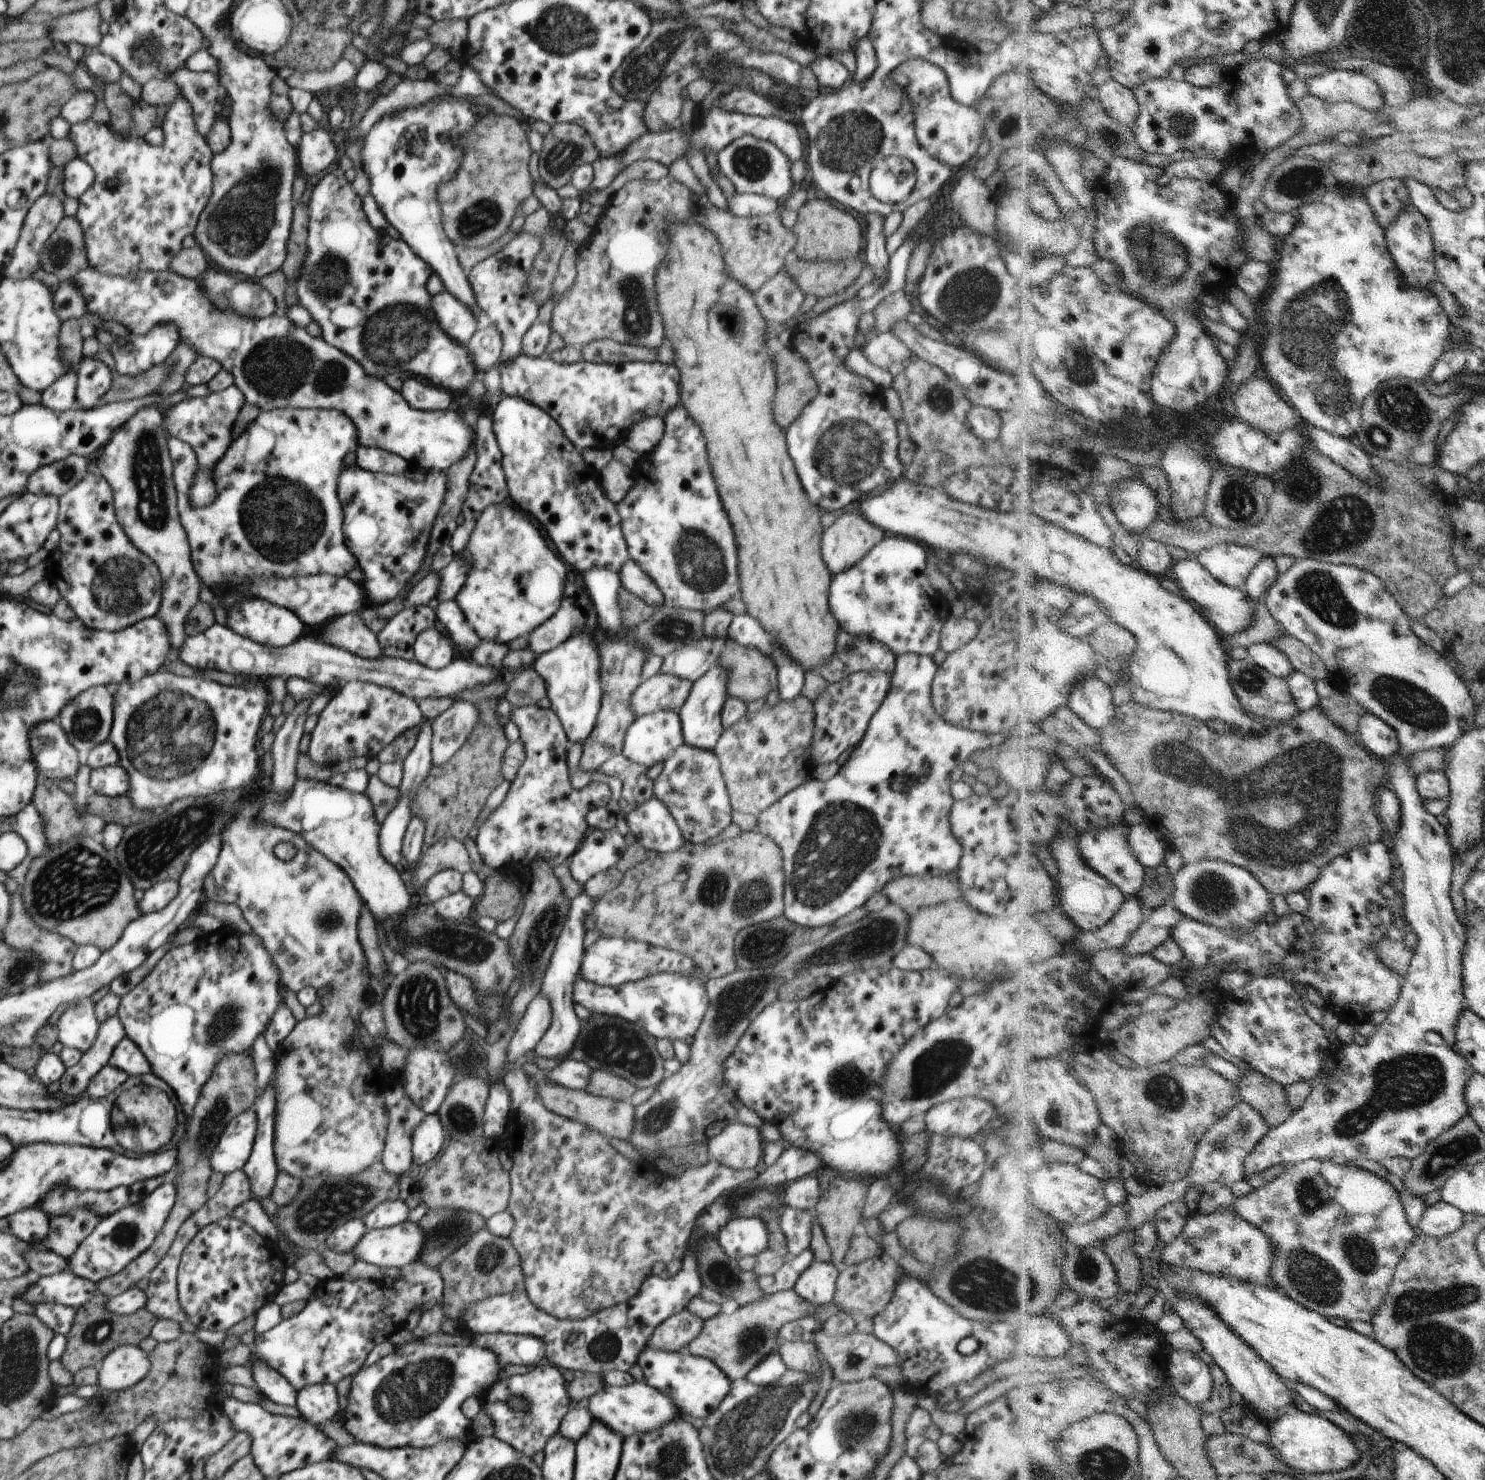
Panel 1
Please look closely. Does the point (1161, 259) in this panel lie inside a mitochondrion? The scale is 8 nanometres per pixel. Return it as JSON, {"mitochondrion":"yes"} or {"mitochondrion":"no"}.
{"mitochondrion":"yes"}

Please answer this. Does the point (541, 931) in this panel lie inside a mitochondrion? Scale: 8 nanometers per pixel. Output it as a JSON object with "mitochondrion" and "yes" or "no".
{"mitochondrion":"yes"}

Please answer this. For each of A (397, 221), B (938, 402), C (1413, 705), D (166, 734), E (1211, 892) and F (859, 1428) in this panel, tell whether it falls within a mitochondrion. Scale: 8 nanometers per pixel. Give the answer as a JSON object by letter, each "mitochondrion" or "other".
{"A":"other","B":"mitochondrion","C":"mitochondrion","D":"mitochondrion","E":"mitochondrion","F":"mitochondrion"}

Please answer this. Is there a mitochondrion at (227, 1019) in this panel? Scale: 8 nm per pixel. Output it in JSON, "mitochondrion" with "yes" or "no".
{"mitochondrion":"yes"}

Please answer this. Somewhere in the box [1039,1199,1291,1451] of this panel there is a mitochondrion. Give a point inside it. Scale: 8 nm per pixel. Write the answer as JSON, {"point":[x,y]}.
{"point":[1086,1269]}

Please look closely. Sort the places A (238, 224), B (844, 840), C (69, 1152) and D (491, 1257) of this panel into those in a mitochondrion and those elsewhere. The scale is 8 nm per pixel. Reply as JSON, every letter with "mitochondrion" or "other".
{"A":"mitochondrion","B":"mitochondrion","C":"other","D":"mitochondrion"}

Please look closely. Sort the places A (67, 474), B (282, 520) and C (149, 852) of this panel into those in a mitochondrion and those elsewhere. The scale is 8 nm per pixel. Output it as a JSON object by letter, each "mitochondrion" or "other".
{"A":"mitochondrion","B":"mitochondrion","C":"mitochondrion"}

